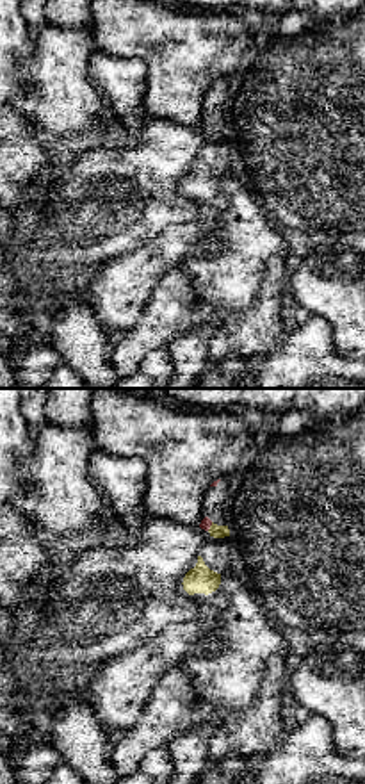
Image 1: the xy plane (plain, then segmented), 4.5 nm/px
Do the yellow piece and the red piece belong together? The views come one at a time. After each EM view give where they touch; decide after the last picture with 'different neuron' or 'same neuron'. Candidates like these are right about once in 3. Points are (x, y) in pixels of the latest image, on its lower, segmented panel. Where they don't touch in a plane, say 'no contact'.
meets yellow at (210, 526)

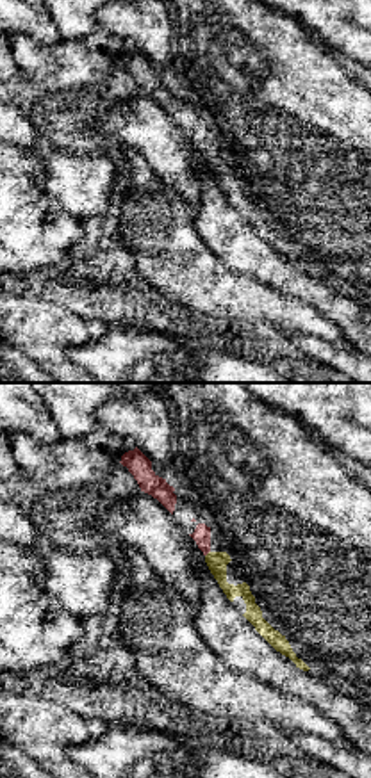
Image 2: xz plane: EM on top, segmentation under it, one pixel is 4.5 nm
meets yellow at (207, 554)

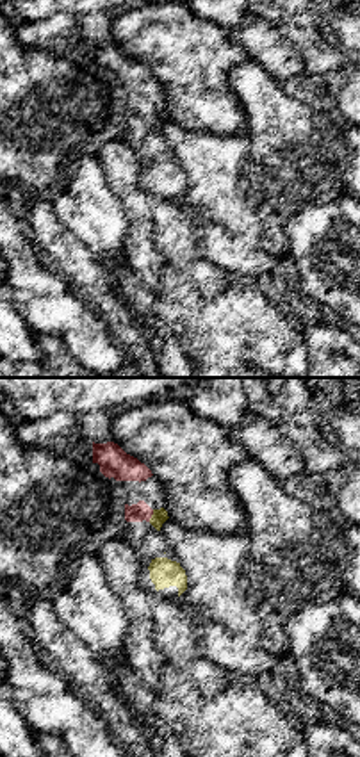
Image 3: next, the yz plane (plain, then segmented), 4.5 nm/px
meets yellow at (152, 515)

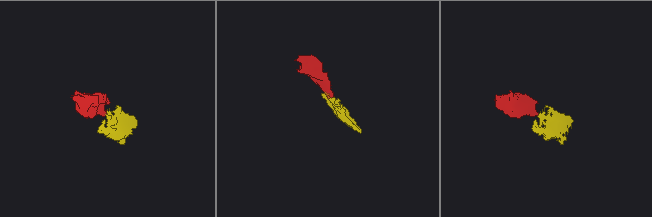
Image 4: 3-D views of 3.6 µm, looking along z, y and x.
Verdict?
same neuron

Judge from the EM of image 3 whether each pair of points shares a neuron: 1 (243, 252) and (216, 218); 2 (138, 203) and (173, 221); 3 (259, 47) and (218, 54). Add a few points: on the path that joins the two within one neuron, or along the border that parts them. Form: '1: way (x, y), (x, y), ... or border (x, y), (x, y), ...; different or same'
1: way (241, 243), (225, 227); same
2: border (152, 198), (152, 243), (161, 252); different
3: border (227, 32), (250, 57); different

